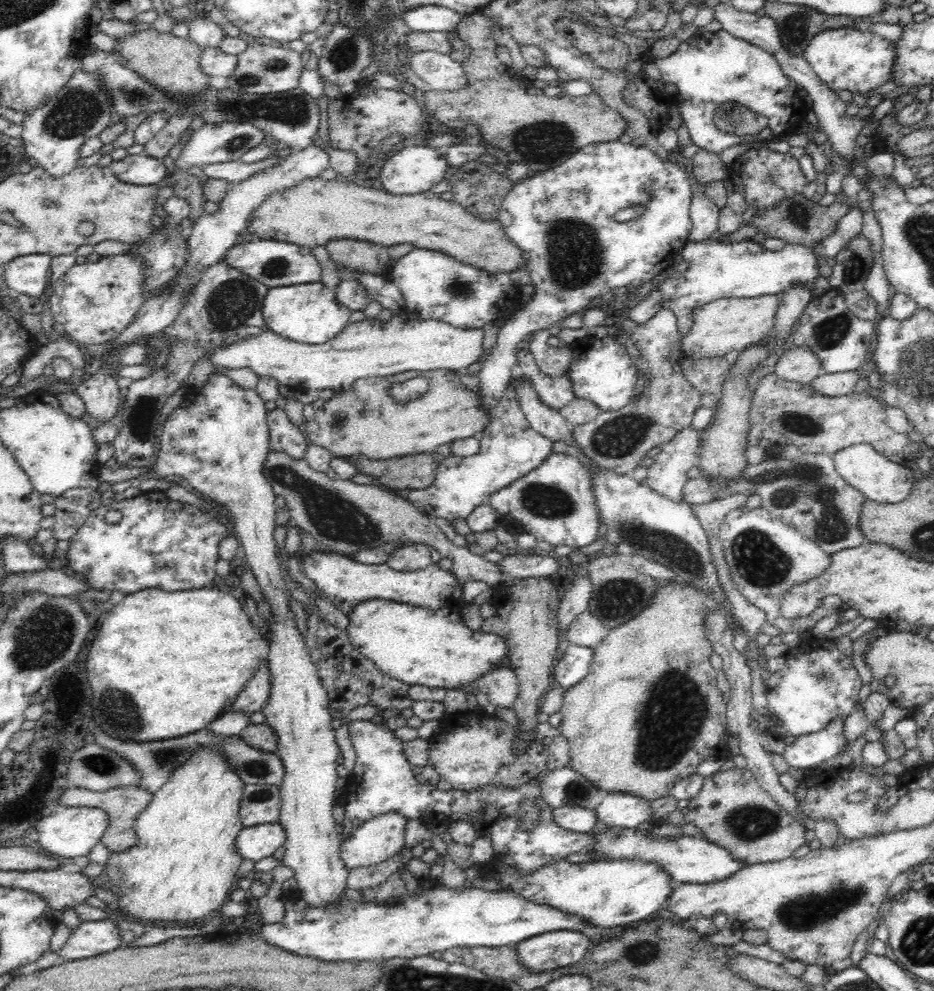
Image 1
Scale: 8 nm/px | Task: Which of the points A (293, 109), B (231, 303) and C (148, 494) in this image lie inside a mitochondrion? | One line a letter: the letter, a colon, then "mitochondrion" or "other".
A: mitochondrion
B: mitochondrion
C: other

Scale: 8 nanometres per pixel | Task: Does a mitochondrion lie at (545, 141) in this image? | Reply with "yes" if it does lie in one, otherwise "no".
yes

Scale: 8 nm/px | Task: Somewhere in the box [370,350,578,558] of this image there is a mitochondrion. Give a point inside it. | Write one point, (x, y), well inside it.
(541, 500)

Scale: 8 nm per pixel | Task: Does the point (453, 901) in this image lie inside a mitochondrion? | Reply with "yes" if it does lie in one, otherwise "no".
no

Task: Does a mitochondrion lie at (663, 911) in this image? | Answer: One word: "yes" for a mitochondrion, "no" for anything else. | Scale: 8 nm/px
no

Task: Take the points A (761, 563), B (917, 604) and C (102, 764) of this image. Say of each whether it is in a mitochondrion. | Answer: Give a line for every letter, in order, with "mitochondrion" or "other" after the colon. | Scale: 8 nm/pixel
A: mitochondrion
B: other
C: mitochondrion

